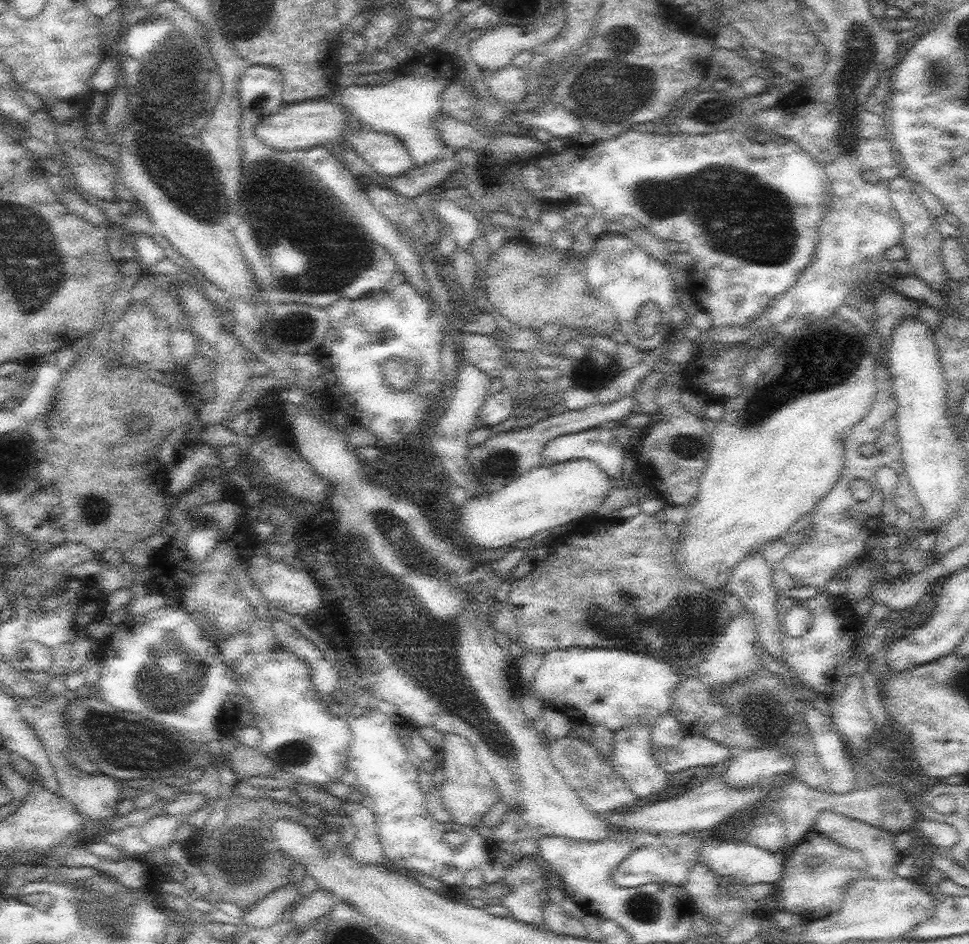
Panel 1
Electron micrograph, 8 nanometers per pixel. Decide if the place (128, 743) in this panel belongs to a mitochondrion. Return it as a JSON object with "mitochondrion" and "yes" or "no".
{"mitochondrion":"yes"}

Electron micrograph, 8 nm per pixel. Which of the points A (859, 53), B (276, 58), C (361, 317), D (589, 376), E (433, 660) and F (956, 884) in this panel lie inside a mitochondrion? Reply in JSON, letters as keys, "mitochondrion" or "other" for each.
{"A":"mitochondrion","B":"other","C":"other","D":"other","E":"mitochondrion","F":"other"}

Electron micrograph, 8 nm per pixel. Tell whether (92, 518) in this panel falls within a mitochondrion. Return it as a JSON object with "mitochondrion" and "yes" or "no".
{"mitochondrion":"yes"}

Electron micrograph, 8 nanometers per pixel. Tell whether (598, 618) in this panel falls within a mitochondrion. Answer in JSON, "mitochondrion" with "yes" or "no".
{"mitochondrion":"yes"}

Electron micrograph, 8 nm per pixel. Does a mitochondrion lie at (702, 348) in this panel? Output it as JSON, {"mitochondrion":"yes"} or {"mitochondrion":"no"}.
{"mitochondrion":"no"}

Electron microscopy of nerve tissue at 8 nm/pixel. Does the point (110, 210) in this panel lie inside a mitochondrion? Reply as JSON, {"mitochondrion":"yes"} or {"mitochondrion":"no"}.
{"mitochondrion":"no"}

